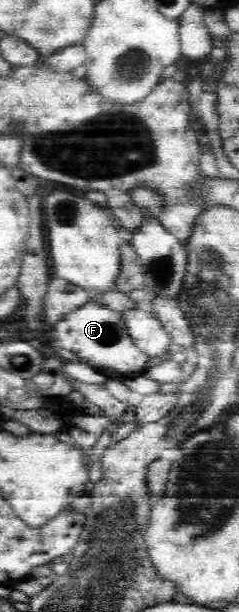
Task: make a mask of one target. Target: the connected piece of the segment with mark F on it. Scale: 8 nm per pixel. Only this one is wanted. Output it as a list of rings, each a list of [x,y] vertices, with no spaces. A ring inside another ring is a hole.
[[[86,303],[68,312],[52,329],[57,349],[71,351],[84,361],[90,361],[92,367],[101,369],[109,378],[122,379],[143,373],[150,358],[136,346],[134,338],[128,335],[122,313],[98,303]]]

